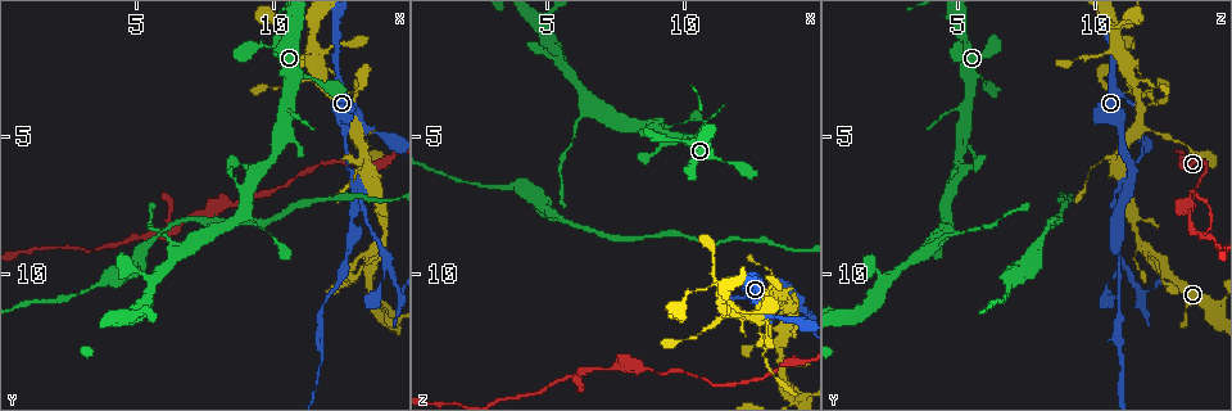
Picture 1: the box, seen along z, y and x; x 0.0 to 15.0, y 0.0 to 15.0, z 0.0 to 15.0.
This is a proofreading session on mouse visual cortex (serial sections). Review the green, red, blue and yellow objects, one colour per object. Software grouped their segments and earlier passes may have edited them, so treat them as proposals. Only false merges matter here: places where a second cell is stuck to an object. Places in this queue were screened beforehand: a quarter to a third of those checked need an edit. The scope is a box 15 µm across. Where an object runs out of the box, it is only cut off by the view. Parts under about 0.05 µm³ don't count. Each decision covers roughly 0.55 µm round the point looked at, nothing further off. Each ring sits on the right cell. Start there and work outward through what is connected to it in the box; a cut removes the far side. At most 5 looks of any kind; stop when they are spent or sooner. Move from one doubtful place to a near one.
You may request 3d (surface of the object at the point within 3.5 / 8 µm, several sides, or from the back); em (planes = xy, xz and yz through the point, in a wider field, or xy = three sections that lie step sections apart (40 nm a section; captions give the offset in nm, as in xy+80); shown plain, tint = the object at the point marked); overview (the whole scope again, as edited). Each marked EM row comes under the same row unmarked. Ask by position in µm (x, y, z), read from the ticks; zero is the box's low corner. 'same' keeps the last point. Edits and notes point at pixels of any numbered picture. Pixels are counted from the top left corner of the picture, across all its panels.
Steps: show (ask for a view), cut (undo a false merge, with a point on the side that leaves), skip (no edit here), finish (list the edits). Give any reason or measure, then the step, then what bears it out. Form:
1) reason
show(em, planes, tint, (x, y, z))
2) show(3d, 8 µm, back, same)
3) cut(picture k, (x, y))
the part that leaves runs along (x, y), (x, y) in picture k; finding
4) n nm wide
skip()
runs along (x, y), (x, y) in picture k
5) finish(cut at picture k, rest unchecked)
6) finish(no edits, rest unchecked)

three arms meet
show(3d, 3.5 µm, (12.2, 3.6, 11.6))

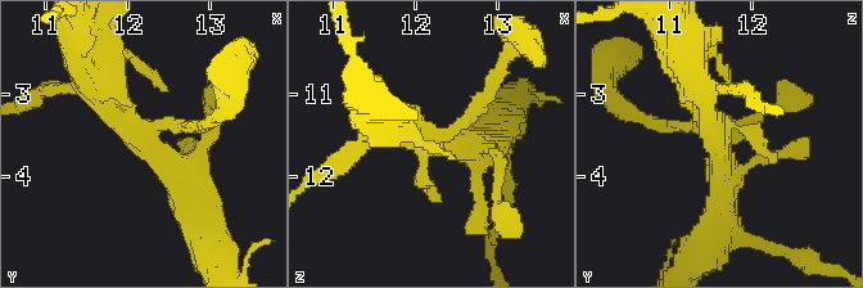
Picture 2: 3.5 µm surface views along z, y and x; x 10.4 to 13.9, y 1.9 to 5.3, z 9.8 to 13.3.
shape alone is not enough
show(em, xy, step 3, tint, (12.20, 3.55, 11.60))

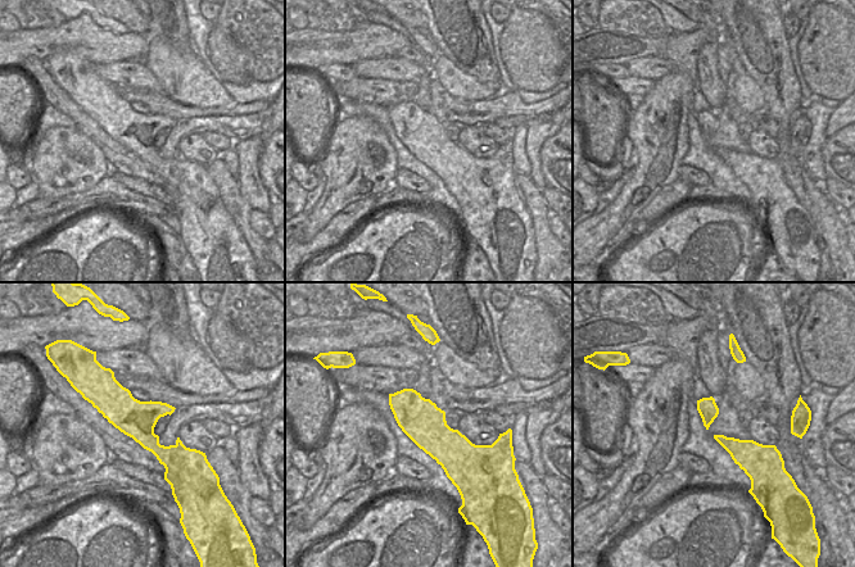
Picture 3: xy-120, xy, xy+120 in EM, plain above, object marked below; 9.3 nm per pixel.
show(em, planes, tint, same)

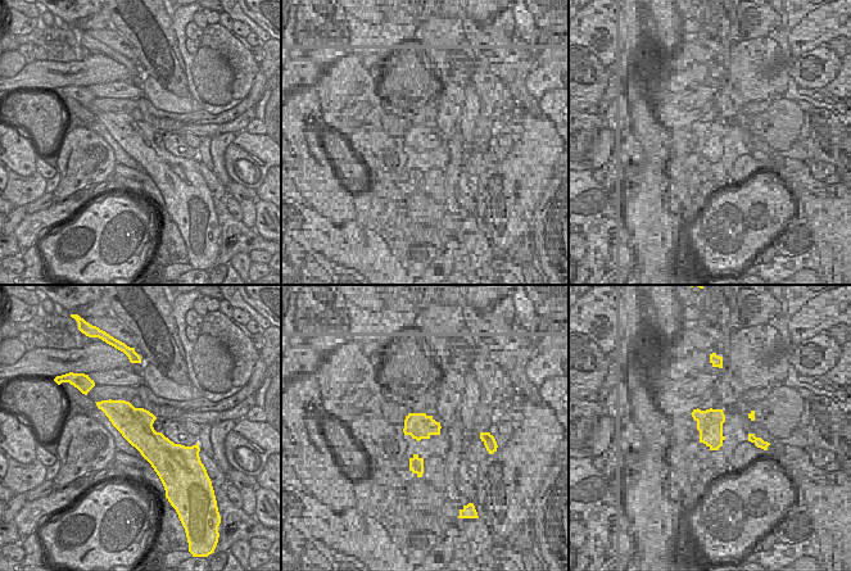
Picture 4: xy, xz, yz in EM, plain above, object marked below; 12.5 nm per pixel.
skip()
runs along (204, 205), (109, 106), (94, 75) in picture 2; all the same cell

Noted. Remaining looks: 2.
calibre changes
show(3d, 3.5 µm, (12.9, 6.4, 11.4))

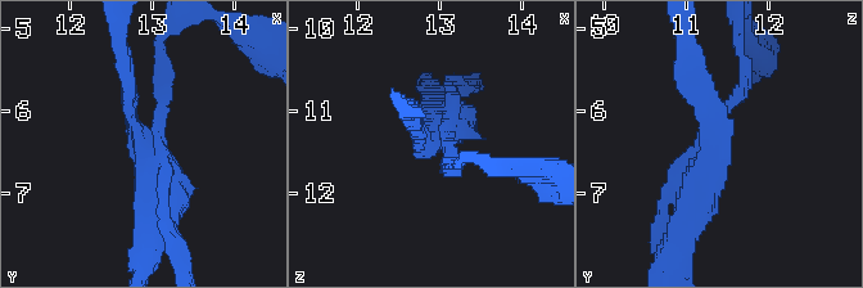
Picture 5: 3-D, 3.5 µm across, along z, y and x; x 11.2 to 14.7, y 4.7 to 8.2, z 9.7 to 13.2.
cut(picture 5, (473, 75))
the part that leaves runs along (170, 232), (186, 266) in picture 5; a second cell is stuck on

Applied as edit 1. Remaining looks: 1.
finish(cut at picture 5, rest unchecked)

